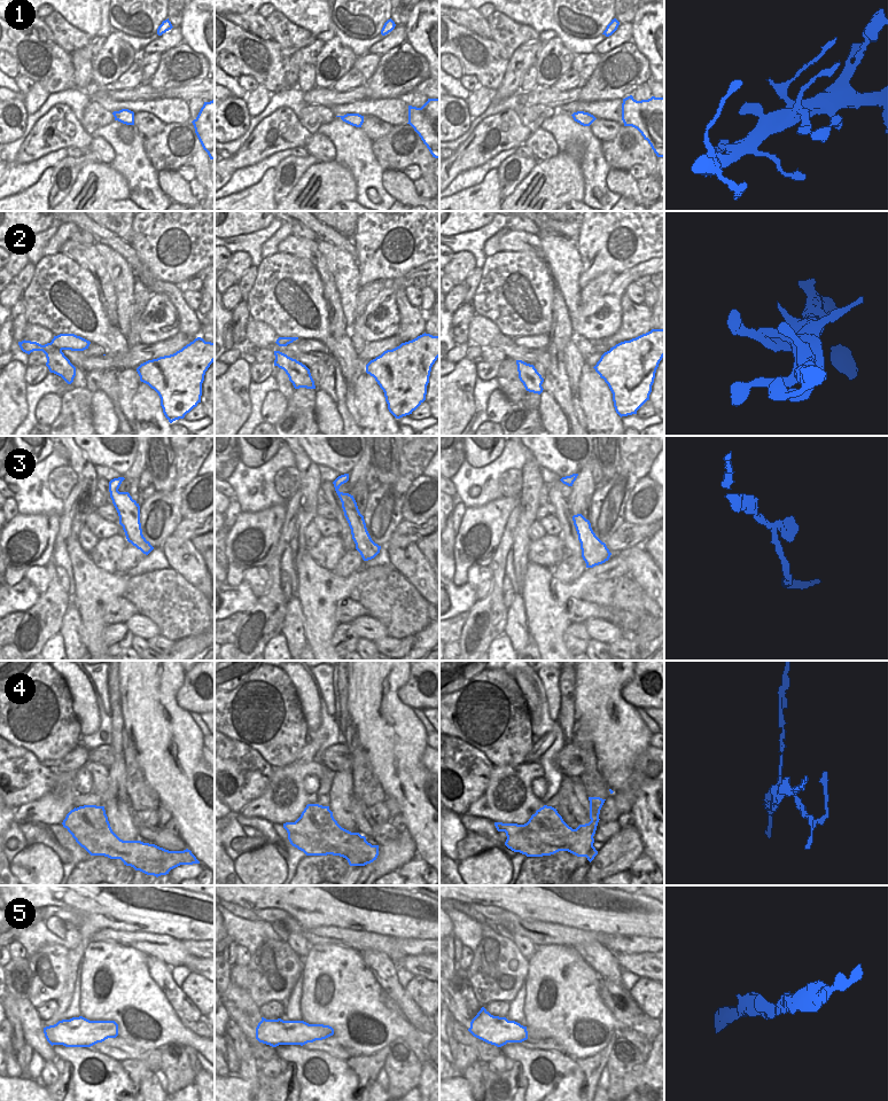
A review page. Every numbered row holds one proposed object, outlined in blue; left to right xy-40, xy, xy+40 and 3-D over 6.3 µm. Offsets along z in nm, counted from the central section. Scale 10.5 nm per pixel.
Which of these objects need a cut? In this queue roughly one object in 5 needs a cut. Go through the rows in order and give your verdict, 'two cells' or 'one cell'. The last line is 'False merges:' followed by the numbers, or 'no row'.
1: one cell
2: one cell
3: one cell
4: two cells
5: one cell
False merges: 4

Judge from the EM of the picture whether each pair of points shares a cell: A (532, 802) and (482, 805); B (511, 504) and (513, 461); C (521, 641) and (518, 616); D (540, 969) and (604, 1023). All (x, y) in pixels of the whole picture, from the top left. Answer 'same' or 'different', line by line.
A: same
B: different
C: same
D: same

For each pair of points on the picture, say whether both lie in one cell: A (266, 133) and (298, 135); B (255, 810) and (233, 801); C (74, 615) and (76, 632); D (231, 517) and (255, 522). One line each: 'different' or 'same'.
A: same
B: different
C: same
D: different

